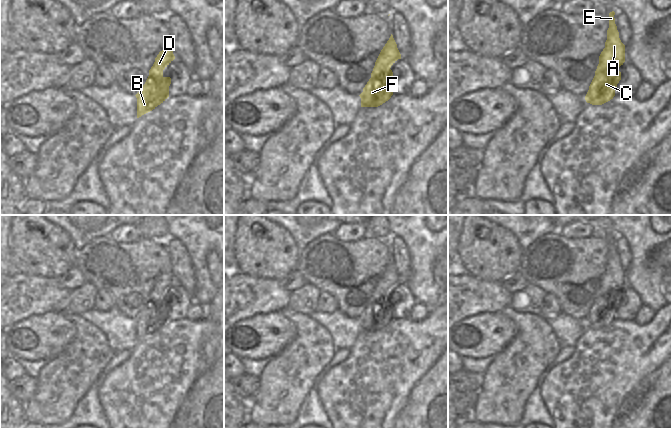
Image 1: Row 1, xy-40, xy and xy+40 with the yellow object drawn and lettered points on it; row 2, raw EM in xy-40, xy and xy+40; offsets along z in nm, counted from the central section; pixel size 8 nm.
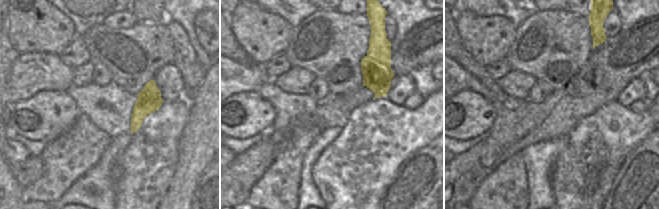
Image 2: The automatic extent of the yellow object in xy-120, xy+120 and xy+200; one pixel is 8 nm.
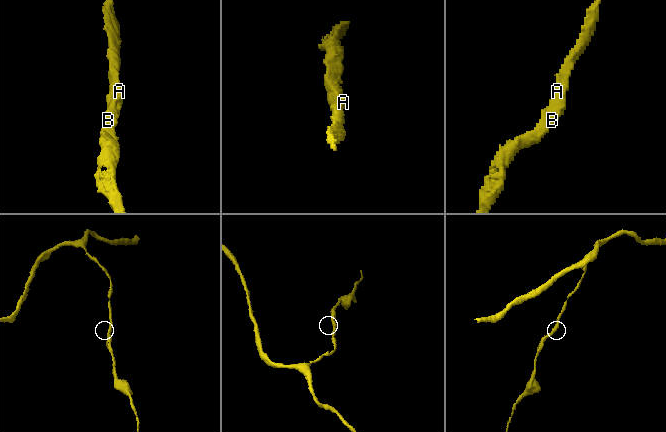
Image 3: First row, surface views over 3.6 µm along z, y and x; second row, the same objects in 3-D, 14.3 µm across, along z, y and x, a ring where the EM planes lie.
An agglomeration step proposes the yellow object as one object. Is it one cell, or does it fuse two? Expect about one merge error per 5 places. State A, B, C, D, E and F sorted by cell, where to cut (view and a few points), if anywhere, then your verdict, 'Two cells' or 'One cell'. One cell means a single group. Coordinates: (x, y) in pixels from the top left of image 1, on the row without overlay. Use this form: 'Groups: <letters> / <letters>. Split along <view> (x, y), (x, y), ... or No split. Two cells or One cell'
Groups: A B C D E F. No split. One cell.

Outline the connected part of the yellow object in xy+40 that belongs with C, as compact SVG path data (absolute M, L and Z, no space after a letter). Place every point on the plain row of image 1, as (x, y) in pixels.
M614 235L609 237L605 272L599 280L595 300L585 320L586 326L592 329L602 329L613 323L617 308L621 304L618 292L625 286L625 269L619 262L614 239Z

